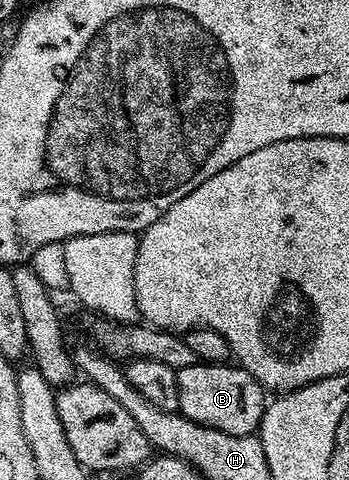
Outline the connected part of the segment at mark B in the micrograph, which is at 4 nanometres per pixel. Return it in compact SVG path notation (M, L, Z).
M198 363L177 370L177 409L187 419L227 435L256 434L265 414L266 390L245 369L233 363Z

